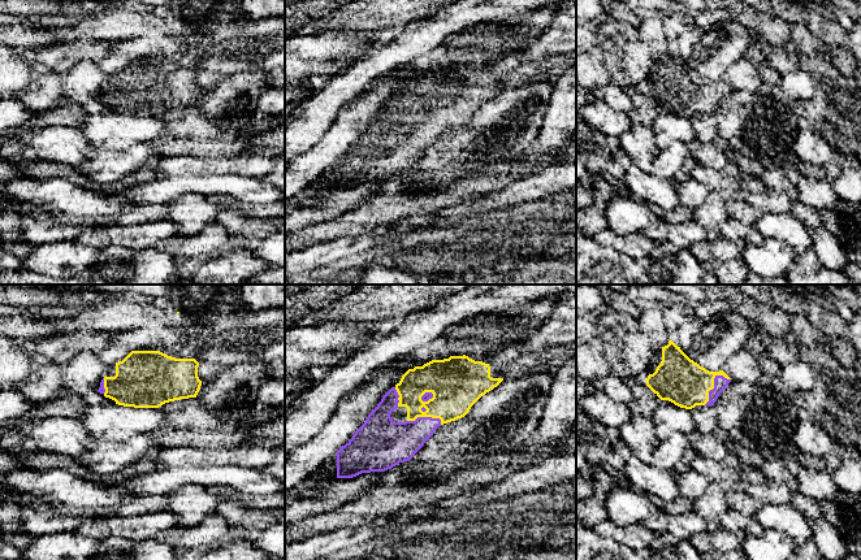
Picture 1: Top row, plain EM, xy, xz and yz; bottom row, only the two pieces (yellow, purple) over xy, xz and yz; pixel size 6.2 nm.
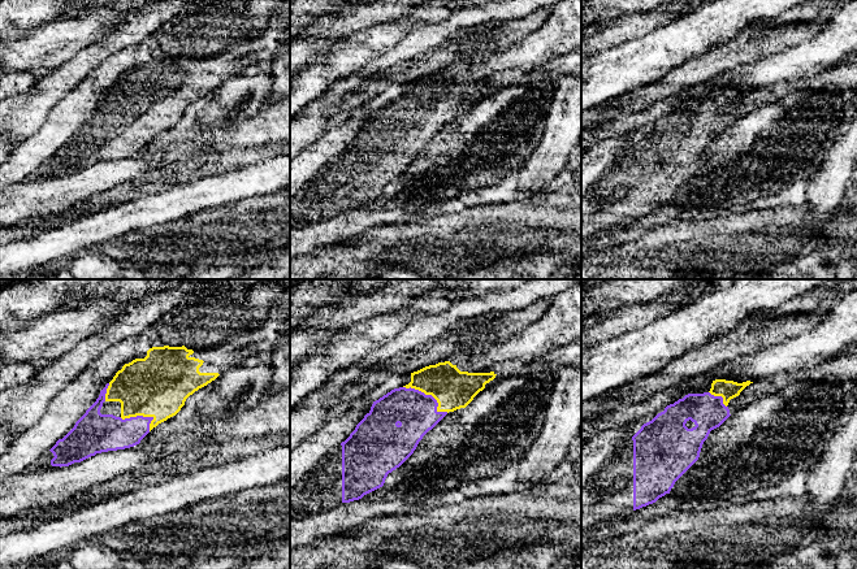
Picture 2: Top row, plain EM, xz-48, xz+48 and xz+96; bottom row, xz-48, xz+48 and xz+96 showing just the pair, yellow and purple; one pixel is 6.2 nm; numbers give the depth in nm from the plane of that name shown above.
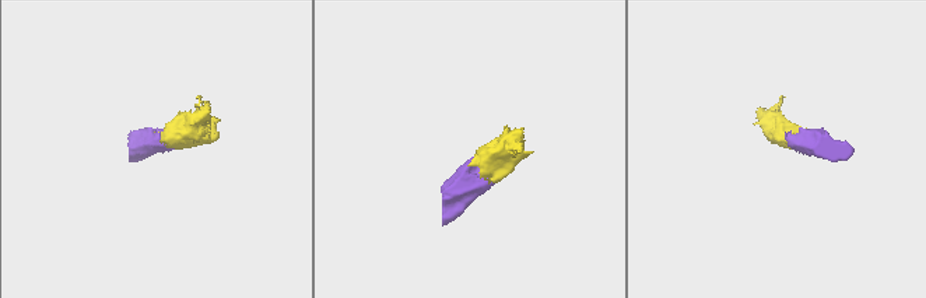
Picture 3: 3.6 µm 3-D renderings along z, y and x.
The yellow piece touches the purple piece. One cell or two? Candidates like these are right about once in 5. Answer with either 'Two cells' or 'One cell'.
One cell

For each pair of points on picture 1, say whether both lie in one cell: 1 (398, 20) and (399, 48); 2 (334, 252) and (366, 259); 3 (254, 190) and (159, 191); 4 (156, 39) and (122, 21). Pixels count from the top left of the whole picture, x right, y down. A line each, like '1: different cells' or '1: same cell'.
1: different cells
2: different cells
3: same cell
4: different cells

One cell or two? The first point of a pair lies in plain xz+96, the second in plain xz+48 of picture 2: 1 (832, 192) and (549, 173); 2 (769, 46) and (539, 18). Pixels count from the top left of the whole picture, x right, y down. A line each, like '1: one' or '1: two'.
1: one
2: one

